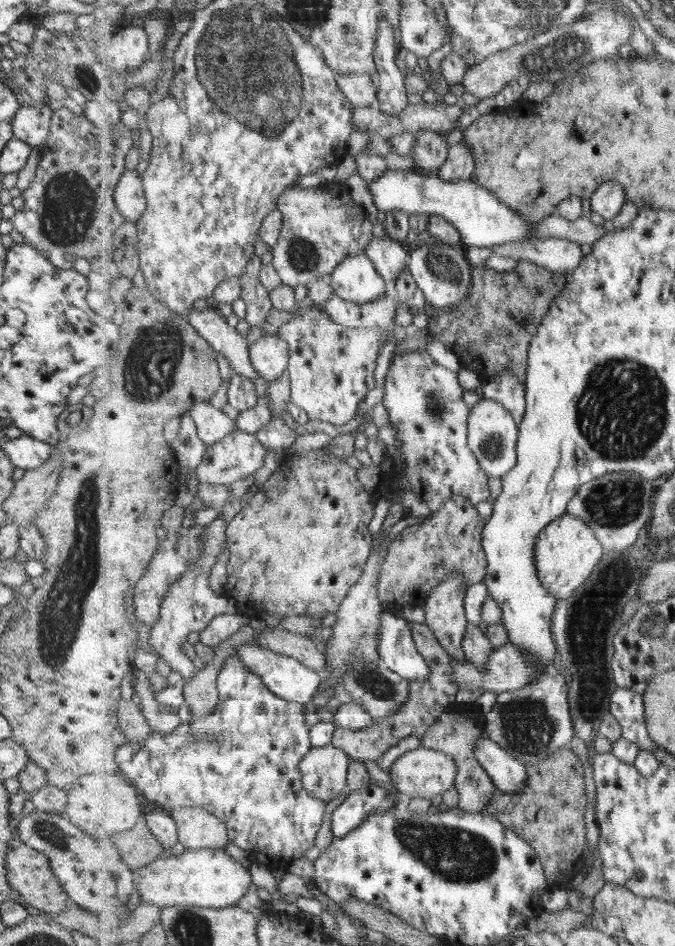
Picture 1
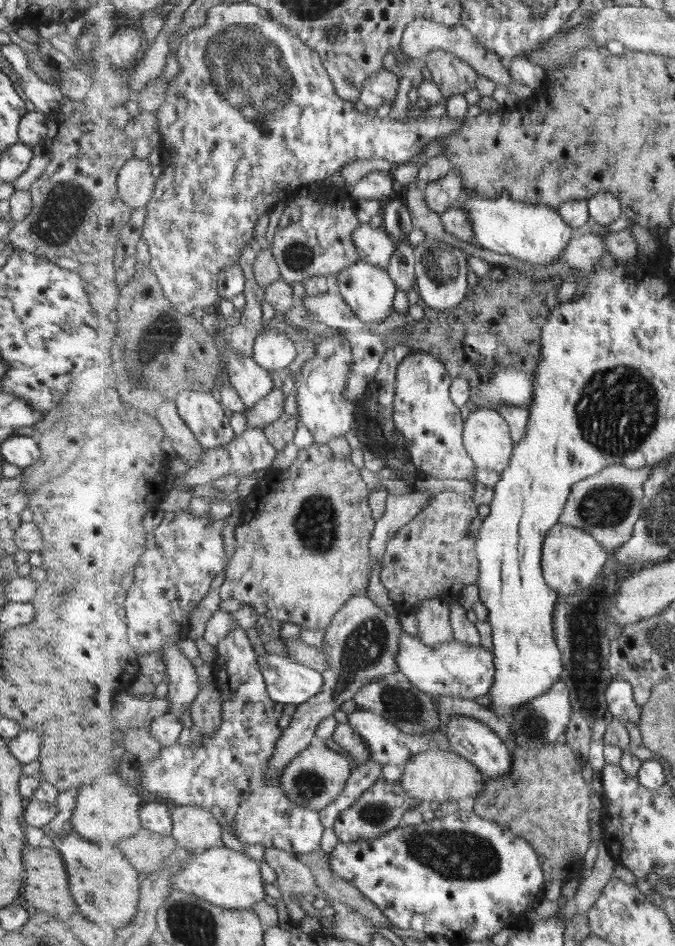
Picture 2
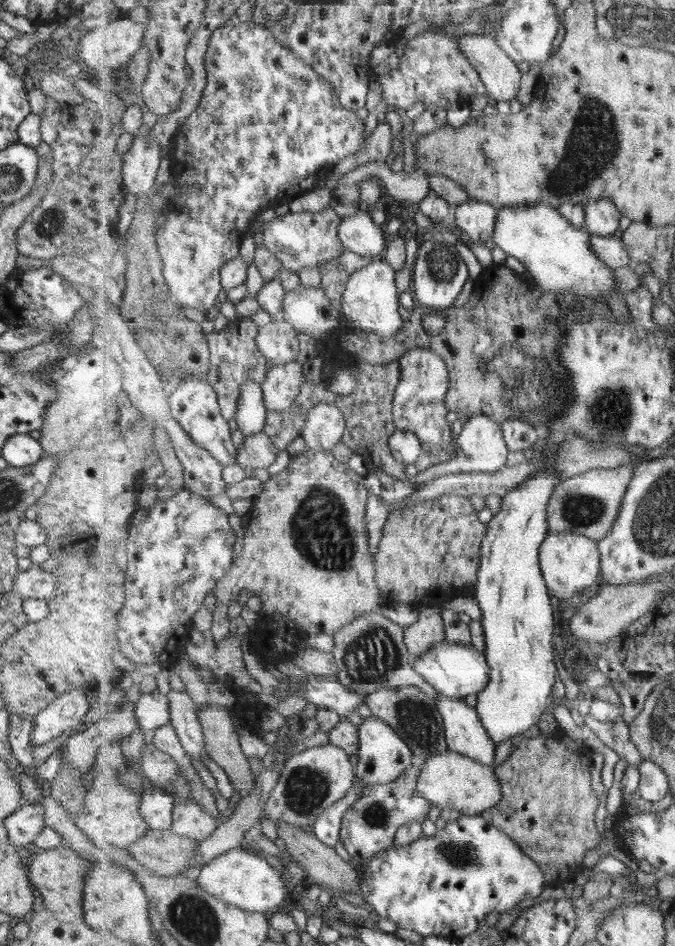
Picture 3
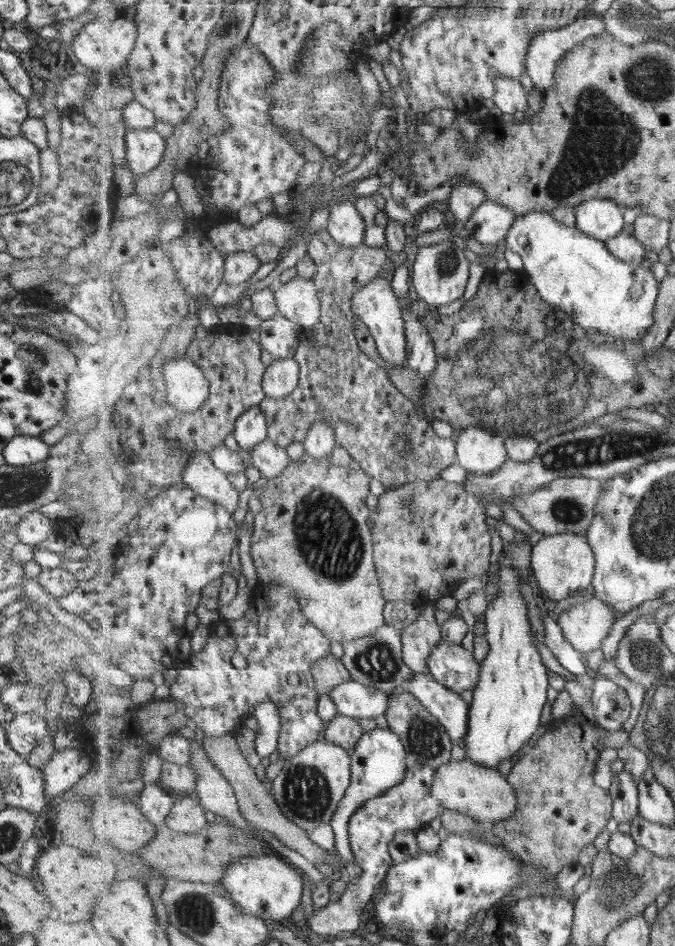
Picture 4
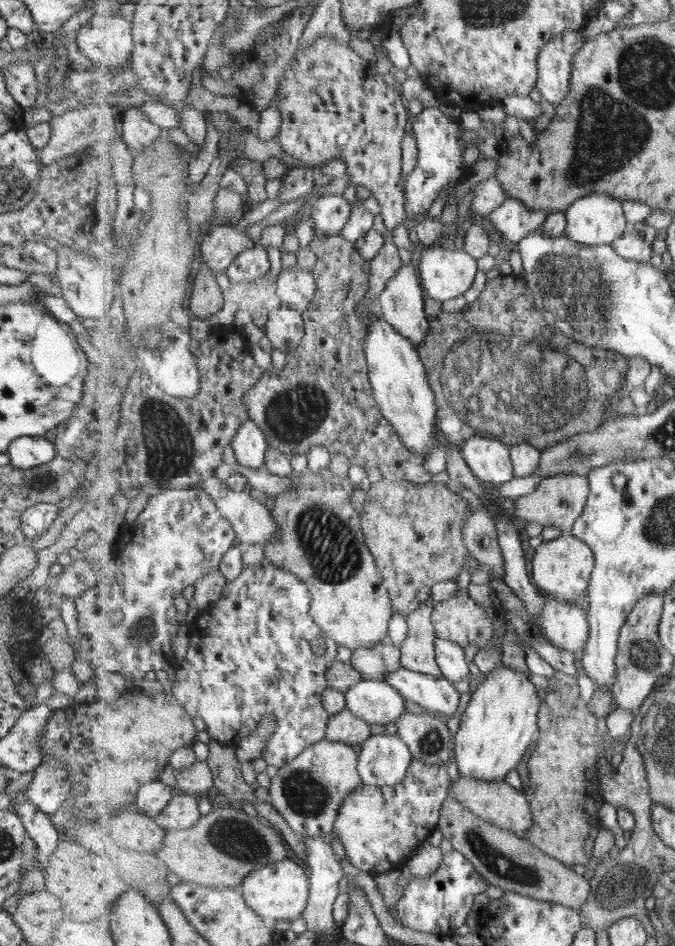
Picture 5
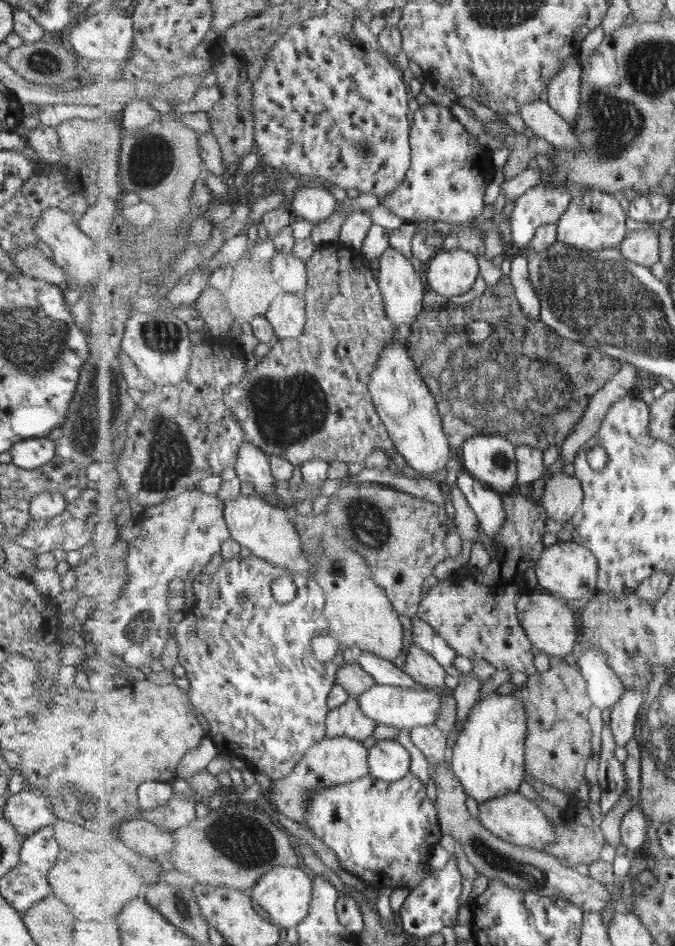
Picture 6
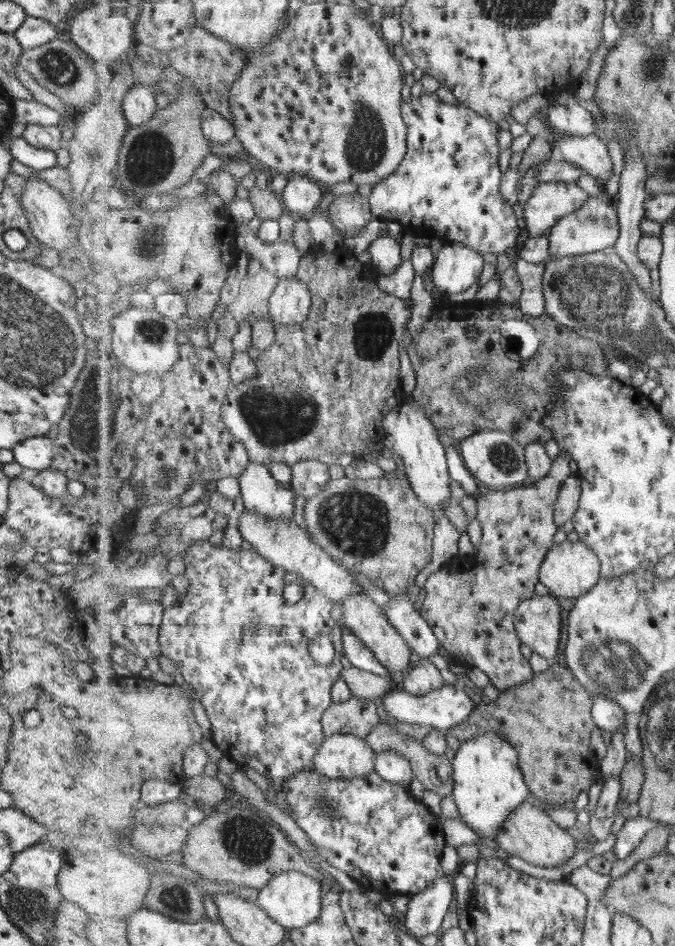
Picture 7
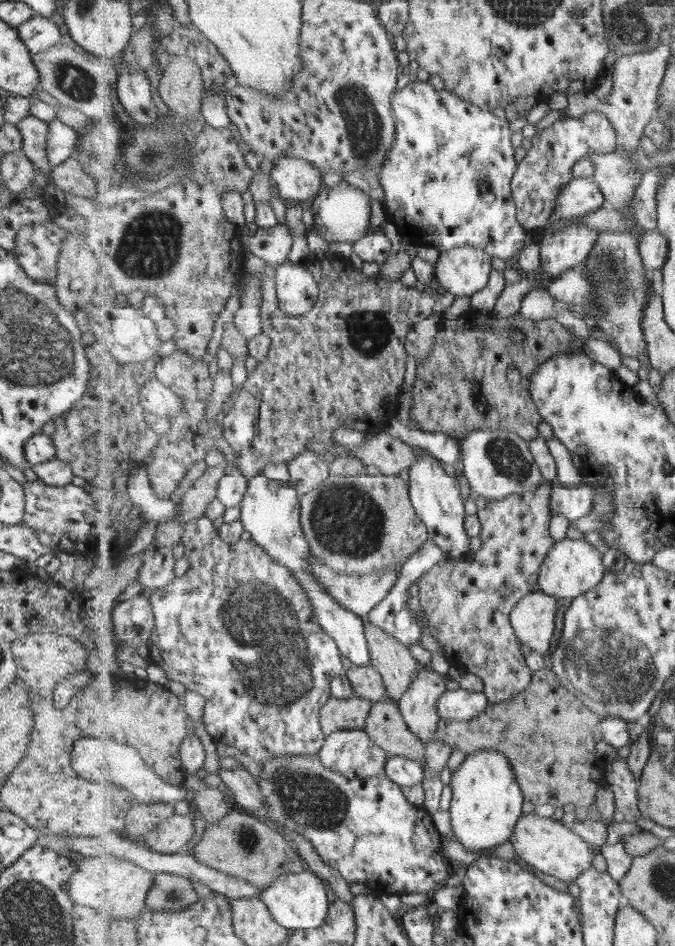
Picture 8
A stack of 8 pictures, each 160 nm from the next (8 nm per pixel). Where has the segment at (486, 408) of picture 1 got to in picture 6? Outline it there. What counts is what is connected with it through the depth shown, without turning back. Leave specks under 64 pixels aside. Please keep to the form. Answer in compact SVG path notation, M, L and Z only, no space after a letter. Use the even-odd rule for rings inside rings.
M497 434L494 436L476 435L463 445L463 468L475 479L481 480L489 488L499 494L511 493L519 488L519 458L516 448L507 438Z

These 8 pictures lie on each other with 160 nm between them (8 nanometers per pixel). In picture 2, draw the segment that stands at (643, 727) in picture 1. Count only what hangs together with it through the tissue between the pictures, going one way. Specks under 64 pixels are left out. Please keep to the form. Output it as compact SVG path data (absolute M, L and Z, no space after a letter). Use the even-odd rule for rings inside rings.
M615 676L613 682L607 687L606 697L613 718L639 726L642 706L635 702L633 686L629 682Z

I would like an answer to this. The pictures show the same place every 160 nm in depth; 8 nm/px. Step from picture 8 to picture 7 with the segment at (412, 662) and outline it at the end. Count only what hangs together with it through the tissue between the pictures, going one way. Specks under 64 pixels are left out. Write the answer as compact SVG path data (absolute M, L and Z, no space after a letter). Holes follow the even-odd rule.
M349 595L342 600L342 625L350 628L390 670L391 675L399 672L409 672L411 665L411 647L401 636L394 624L391 624L387 613L379 604L375 604L367 595Z

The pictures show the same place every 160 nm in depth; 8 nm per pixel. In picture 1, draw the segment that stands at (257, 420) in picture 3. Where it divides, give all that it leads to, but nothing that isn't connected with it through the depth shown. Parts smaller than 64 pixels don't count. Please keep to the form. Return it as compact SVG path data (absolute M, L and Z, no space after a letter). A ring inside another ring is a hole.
M212 304L203 311L191 309L188 319L196 331L221 353L233 368L236 376L249 377L255 384L260 398L267 392L269 381L265 380L250 359L250 343L239 330L227 324L225 316Z

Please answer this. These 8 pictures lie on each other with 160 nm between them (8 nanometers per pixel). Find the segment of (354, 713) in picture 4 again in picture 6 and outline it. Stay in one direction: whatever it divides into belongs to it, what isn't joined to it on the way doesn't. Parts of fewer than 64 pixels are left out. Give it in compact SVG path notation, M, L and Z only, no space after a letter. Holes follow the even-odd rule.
M378 682L357 697L358 703L361 704L363 713L375 719L378 723L388 726L394 726L406 729L413 727L434 725L441 708L441 697L449 696L451 693L437 693L435 690L425 690L418 688L405 688L399 686L382 685Z

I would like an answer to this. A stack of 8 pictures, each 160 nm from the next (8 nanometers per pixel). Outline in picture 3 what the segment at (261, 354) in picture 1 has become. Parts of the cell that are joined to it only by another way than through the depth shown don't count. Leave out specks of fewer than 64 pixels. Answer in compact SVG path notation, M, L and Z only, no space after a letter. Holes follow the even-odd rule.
M271 320L258 329L256 341L262 355L273 365L289 364L299 356L298 329L286 320Z

